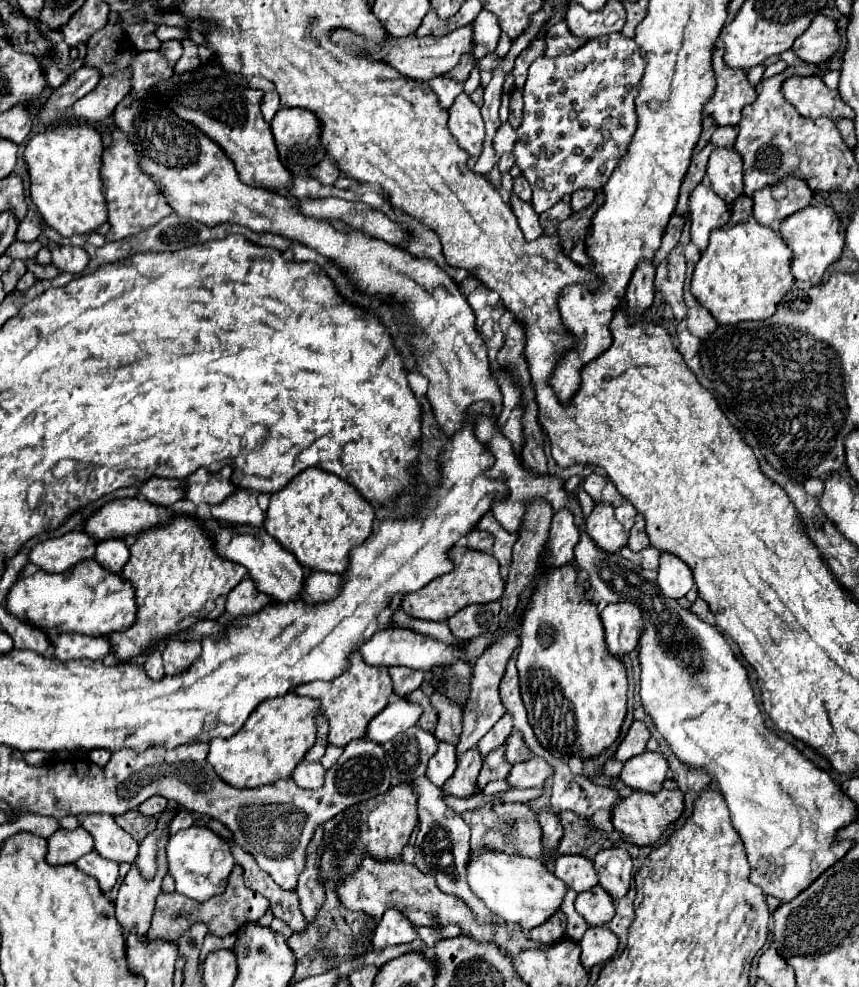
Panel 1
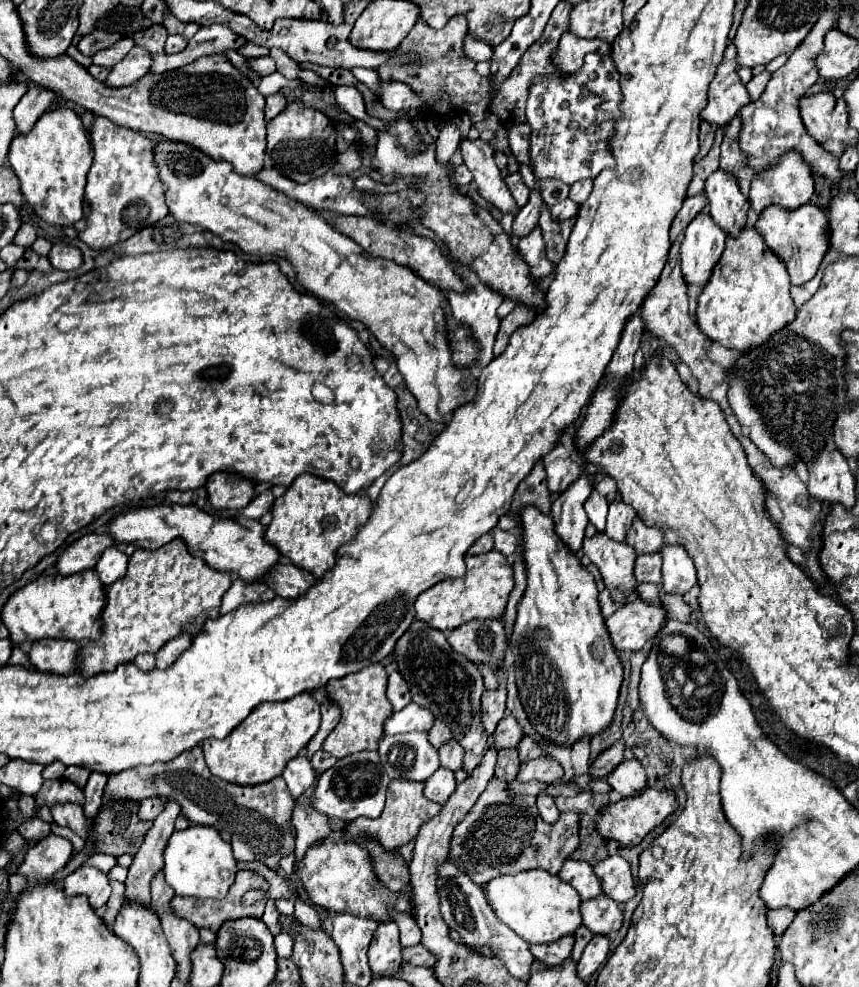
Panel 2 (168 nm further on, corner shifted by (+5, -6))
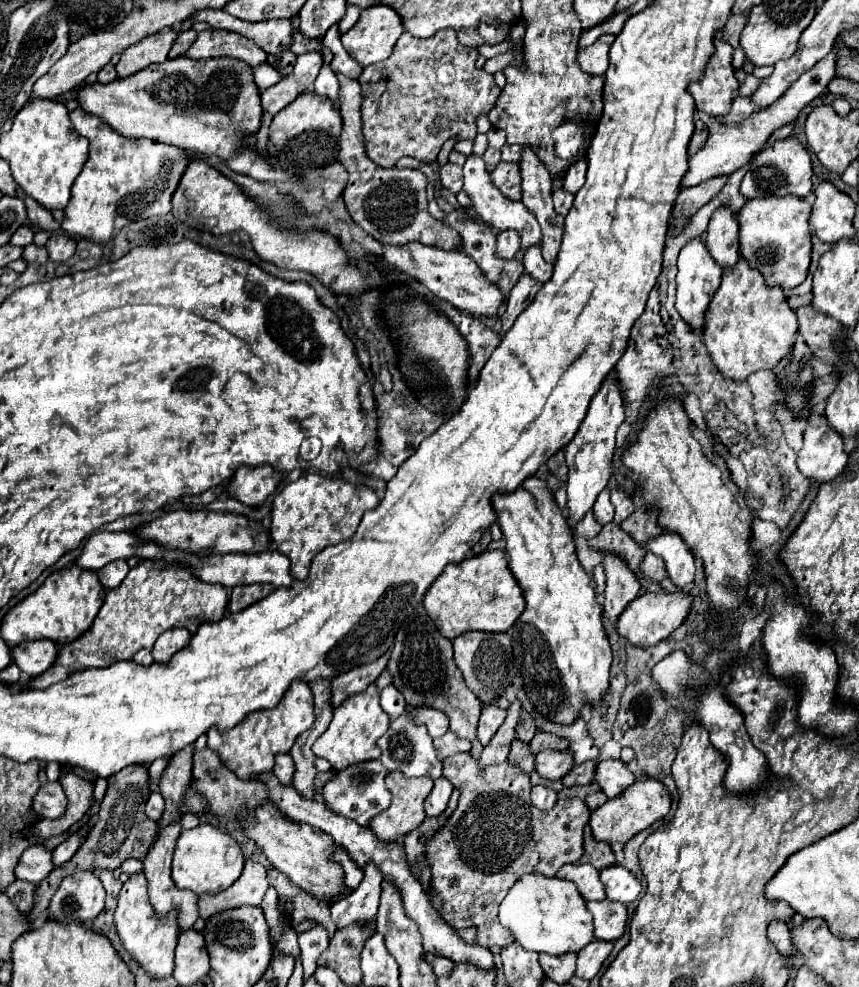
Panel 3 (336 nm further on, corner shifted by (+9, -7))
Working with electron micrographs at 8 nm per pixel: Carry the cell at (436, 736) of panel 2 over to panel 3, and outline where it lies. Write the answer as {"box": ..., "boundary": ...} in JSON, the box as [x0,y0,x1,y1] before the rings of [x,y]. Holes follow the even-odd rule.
{"box":[433,730,471,760],"boundary":[[[447,730],[443,736],[435,738],[433,744],[435,744],[439,760],[445,760],[447,756],[453,756],[457,752],[469,752],[471,750],[471,742],[469,740],[459,740],[451,730]]]}

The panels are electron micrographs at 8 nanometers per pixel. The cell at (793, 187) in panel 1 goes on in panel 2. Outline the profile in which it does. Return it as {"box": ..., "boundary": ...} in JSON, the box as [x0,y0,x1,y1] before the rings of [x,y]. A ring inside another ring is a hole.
{"box":[749,149,815,213],"boundary":[[[791,149],[791,151],[783,153],[775,161],[775,165],[755,173],[755,177],[751,181],[751,191],[749,191],[749,203],[751,203],[751,209],[755,213],[761,213],[769,205],[779,205],[785,209],[797,209],[811,199],[813,189],[815,189],[815,181],[813,181],[809,165],[805,163],[805,159],[801,157],[799,151]]]}

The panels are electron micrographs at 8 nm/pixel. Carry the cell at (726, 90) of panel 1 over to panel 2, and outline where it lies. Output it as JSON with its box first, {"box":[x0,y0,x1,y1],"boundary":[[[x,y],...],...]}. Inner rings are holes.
{"box":[701,43,751,127],"boundary":[[[729,43],[723,55],[723,61],[717,67],[715,79],[711,81],[707,91],[709,103],[701,111],[701,119],[717,127],[727,125],[739,113],[739,109],[751,101],[745,85],[737,75],[735,55],[737,55],[735,45]]]}

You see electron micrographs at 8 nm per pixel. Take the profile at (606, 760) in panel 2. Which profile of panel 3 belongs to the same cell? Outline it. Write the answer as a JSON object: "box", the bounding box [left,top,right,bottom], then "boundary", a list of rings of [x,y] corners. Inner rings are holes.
{"box":[563,760,597,788],"boundary":[[[589,760],[579,766],[573,766],[571,772],[567,772],[567,776],[563,778],[563,784],[567,788],[577,786],[577,784],[591,784],[593,776],[595,776],[595,768],[597,768],[597,760]]]}

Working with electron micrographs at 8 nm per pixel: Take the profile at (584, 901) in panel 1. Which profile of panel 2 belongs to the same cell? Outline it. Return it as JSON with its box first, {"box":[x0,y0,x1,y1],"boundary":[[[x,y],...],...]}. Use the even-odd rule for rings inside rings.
{"box":[581,895,623,935],"boundary":[[[599,895],[595,899],[583,901],[581,913],[583,913],[583,925],[595,935],[615,933],[623,925],[621,907],[607,895]]]}

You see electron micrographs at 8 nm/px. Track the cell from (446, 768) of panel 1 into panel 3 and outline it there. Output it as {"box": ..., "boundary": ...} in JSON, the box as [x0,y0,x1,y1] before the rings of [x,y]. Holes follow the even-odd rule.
{"box":[425,776,453,818],"boundary":[[[439,776],[439,778],[435,780],[433,792],[431,792],[429,798],[425,800],[425,814],[427,814],[429,818],[443,814],[443,810],[447,808],[447,802],[449,802],[449,798],[451,798],[451,792],[453,792],[453,784],[451,784],[445,776]]]}

